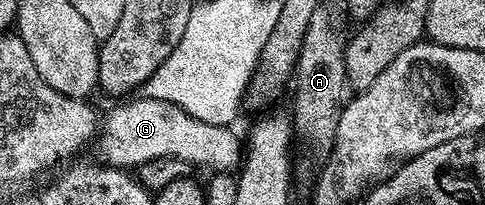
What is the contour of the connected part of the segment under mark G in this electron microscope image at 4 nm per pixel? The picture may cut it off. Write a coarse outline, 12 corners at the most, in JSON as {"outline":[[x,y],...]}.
{"outline":[[140,97],[104,112],[100,162],[159,157],[229,173],[243,143],[229,125]]}

